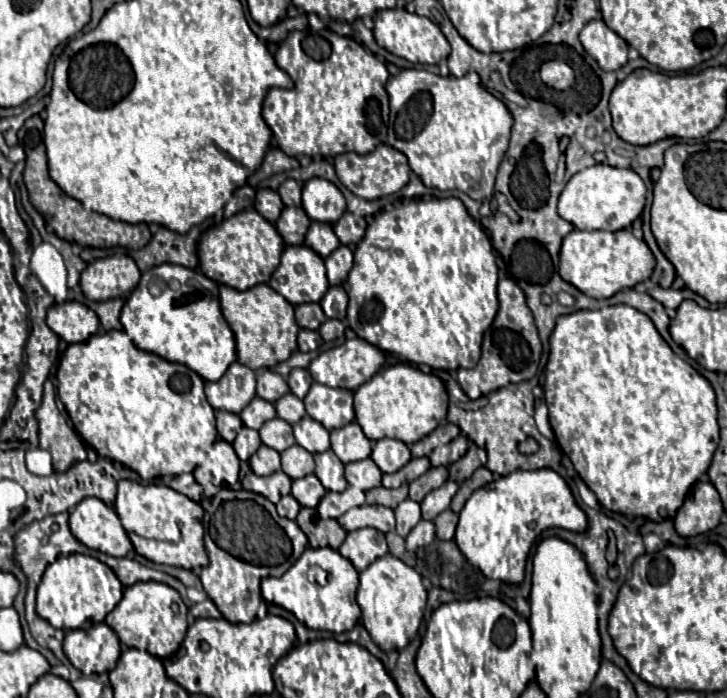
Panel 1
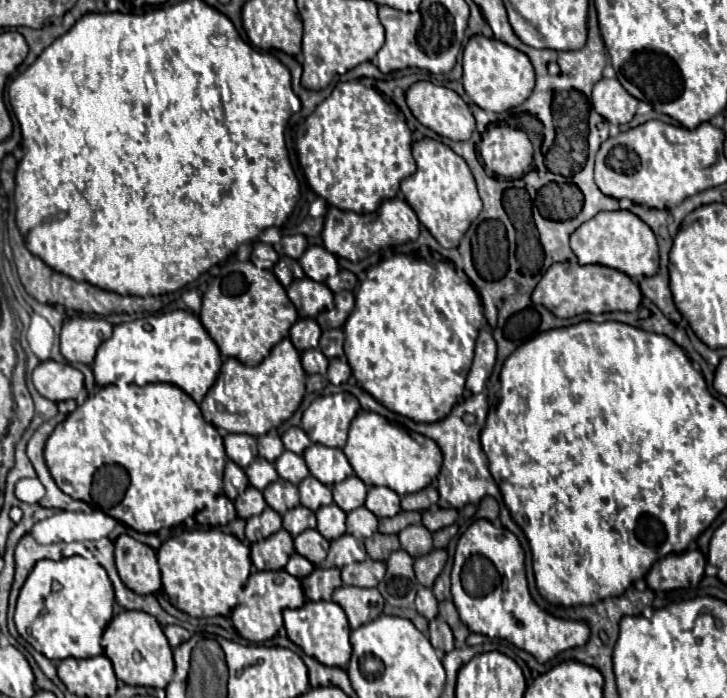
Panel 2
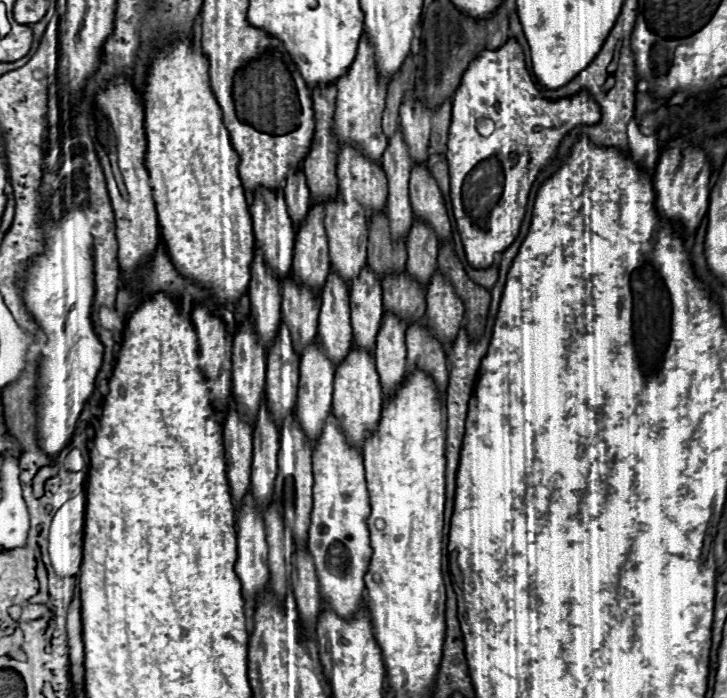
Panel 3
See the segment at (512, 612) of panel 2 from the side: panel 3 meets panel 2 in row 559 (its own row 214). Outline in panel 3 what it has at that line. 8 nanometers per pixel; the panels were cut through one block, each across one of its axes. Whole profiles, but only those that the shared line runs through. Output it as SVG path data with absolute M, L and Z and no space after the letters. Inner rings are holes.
M508 38L508 42L494 52L482 50L470 62L452 98L452 124L448 134L446 158L450 166L452 210L456 216L466 258L474 268L490 266L494 262L494 256L504 252L514 242L524 218L524 208L526 208L532 182L536 174L556 156L560 140L574 126L592 124L598 120L600 120L600 108L596 106L596 102L586 90L582 90L580 94L574 94L572 98L560 98L560 100L544 98L540 90L536 88L530 72L526 70L522 46L514 38ZM476 118L494 120L496 128L492 136L484 138L476 132Z

